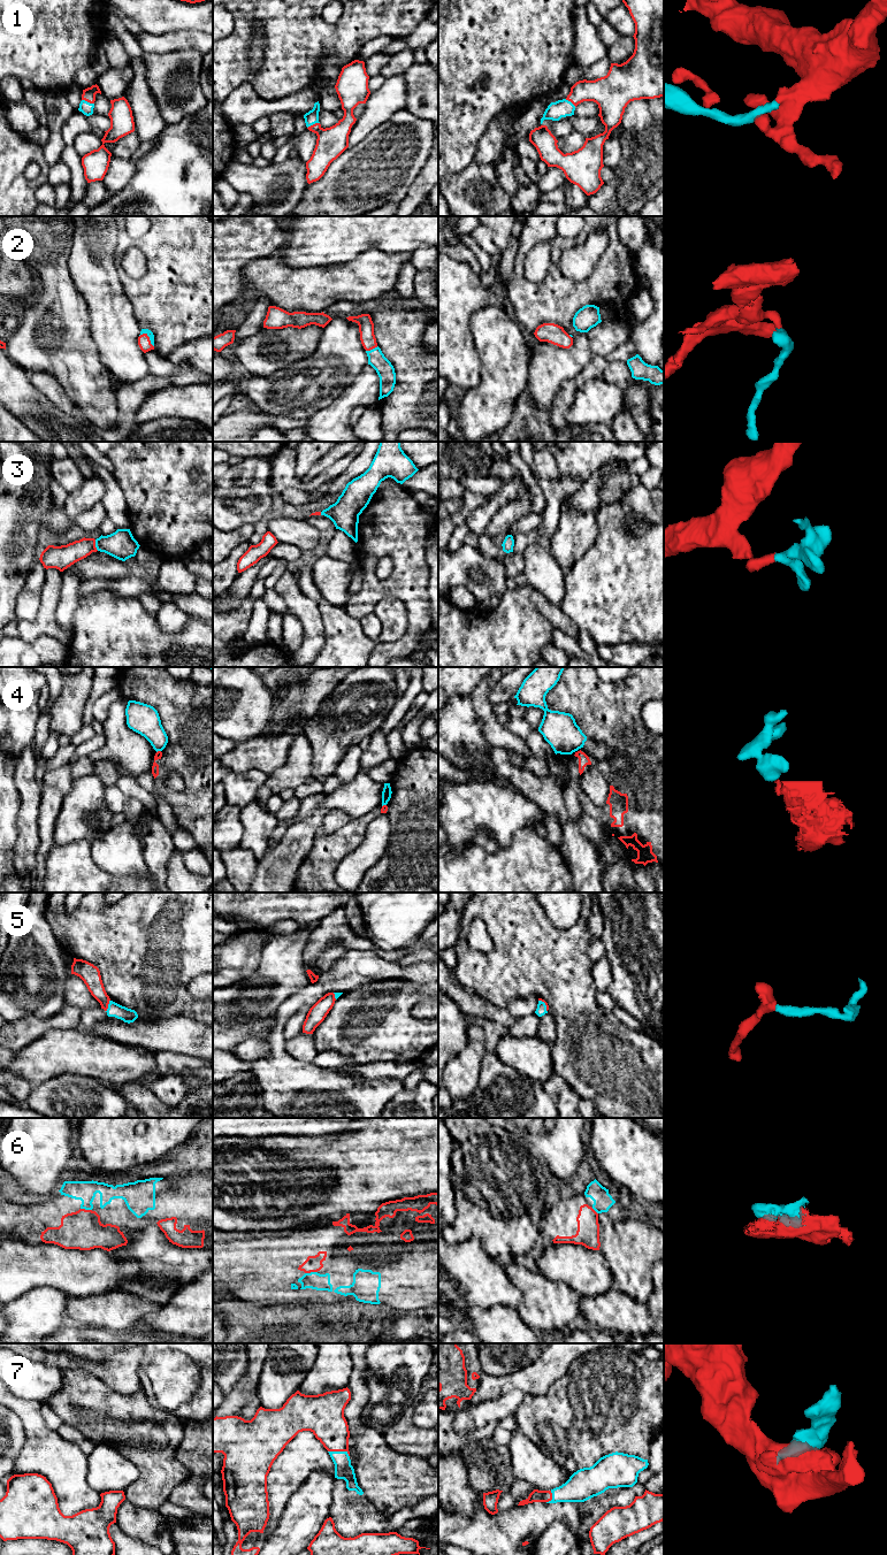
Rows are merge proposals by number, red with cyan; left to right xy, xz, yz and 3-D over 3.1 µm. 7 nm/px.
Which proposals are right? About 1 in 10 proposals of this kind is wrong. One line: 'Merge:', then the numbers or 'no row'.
Merge: 1, 2, 3, 5, 6, 7

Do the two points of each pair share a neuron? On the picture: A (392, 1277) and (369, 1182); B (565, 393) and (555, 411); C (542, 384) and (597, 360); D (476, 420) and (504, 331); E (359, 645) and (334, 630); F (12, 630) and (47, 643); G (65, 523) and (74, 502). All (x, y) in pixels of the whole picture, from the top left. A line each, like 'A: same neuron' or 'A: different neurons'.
A: different neurons
B: same neuron
C: different neurons
D: same neuron
E: same neuron
F: different neurons
G: different neurons

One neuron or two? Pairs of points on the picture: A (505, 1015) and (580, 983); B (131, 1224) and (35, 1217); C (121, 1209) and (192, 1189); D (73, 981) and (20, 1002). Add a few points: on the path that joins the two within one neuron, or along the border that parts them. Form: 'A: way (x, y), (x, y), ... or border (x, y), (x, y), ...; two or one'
A: border (480, 997), (501, 1008), (505, 1008); two
B: way (107, 1217), (59, 1217); one
C: way (138, 1204), (148, 1201), (175, 1200); one
D: border (69, 975), (66, 981), (67, 1005); two

